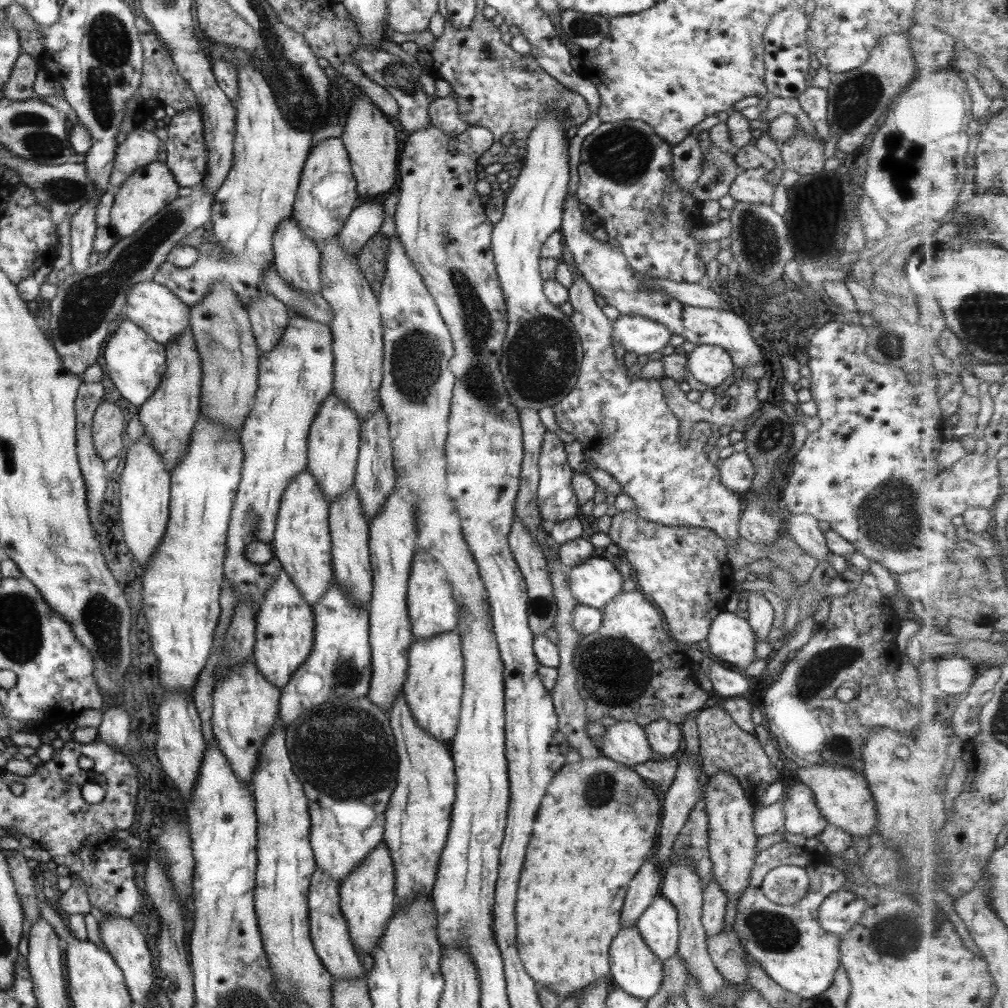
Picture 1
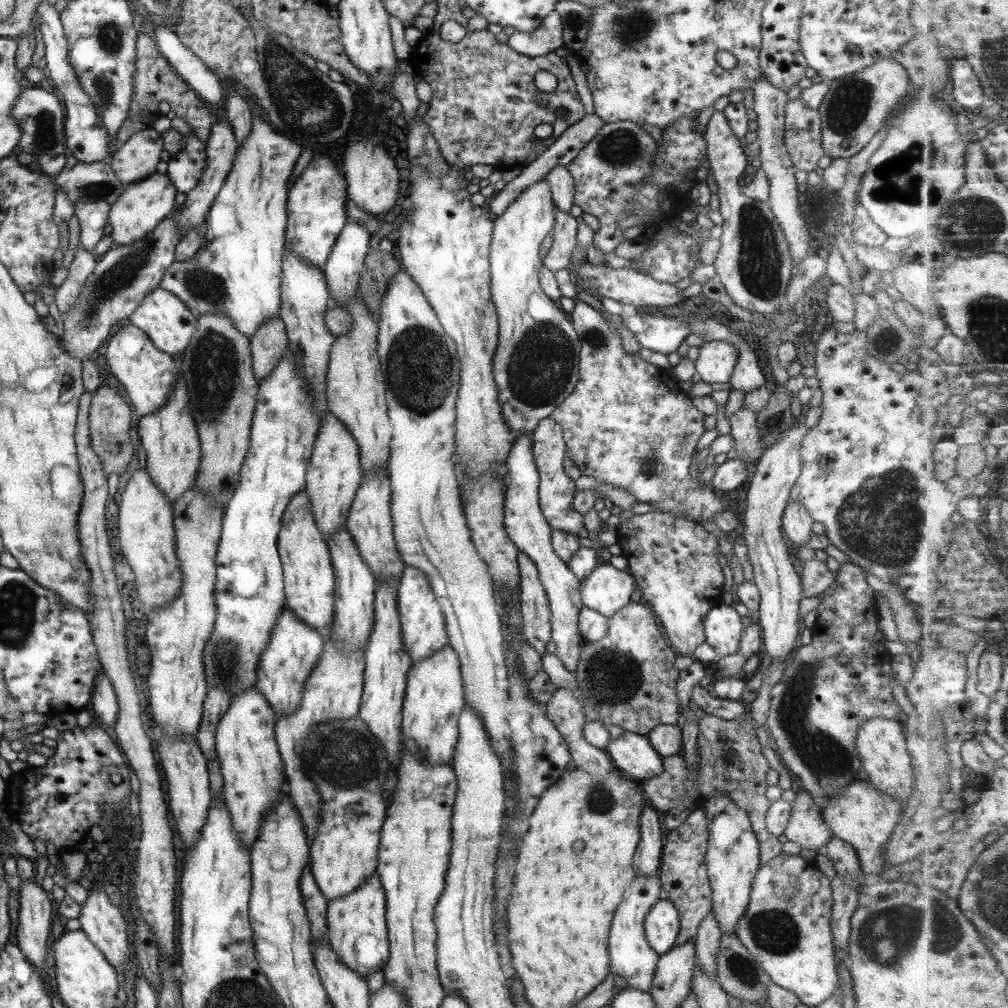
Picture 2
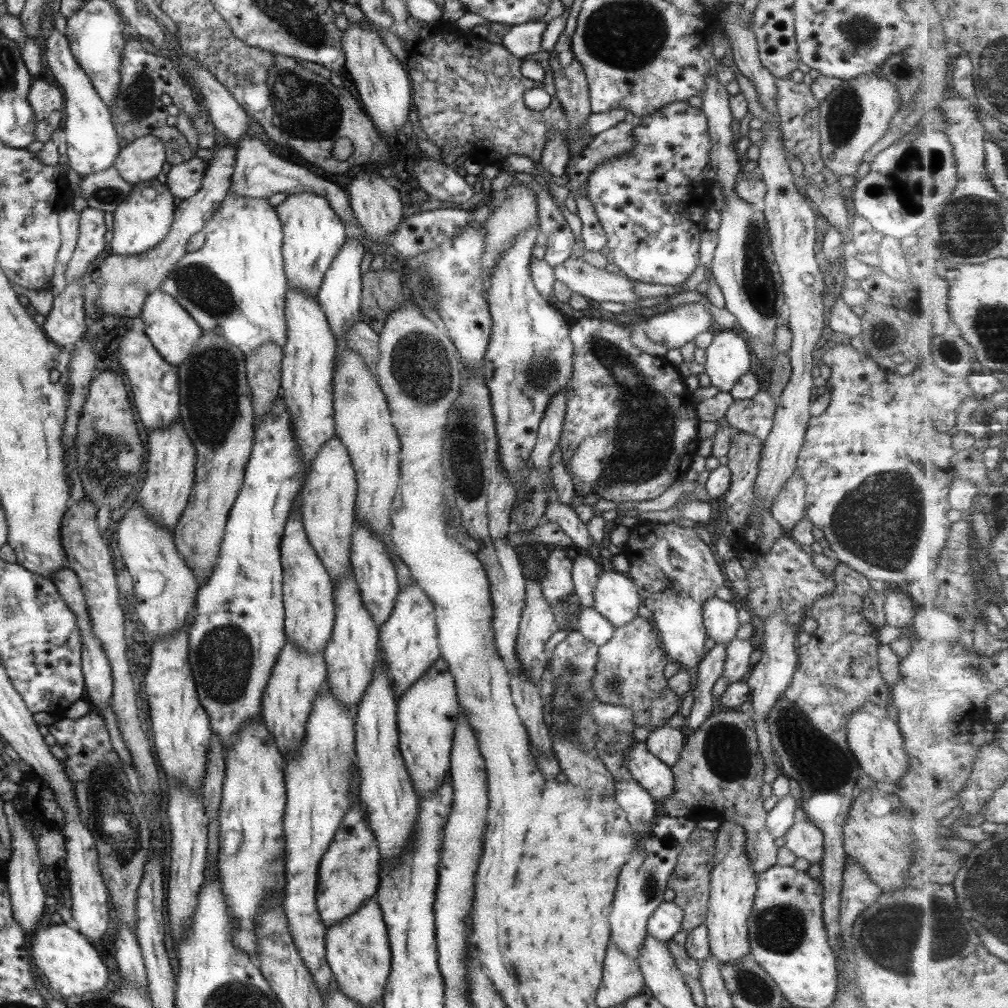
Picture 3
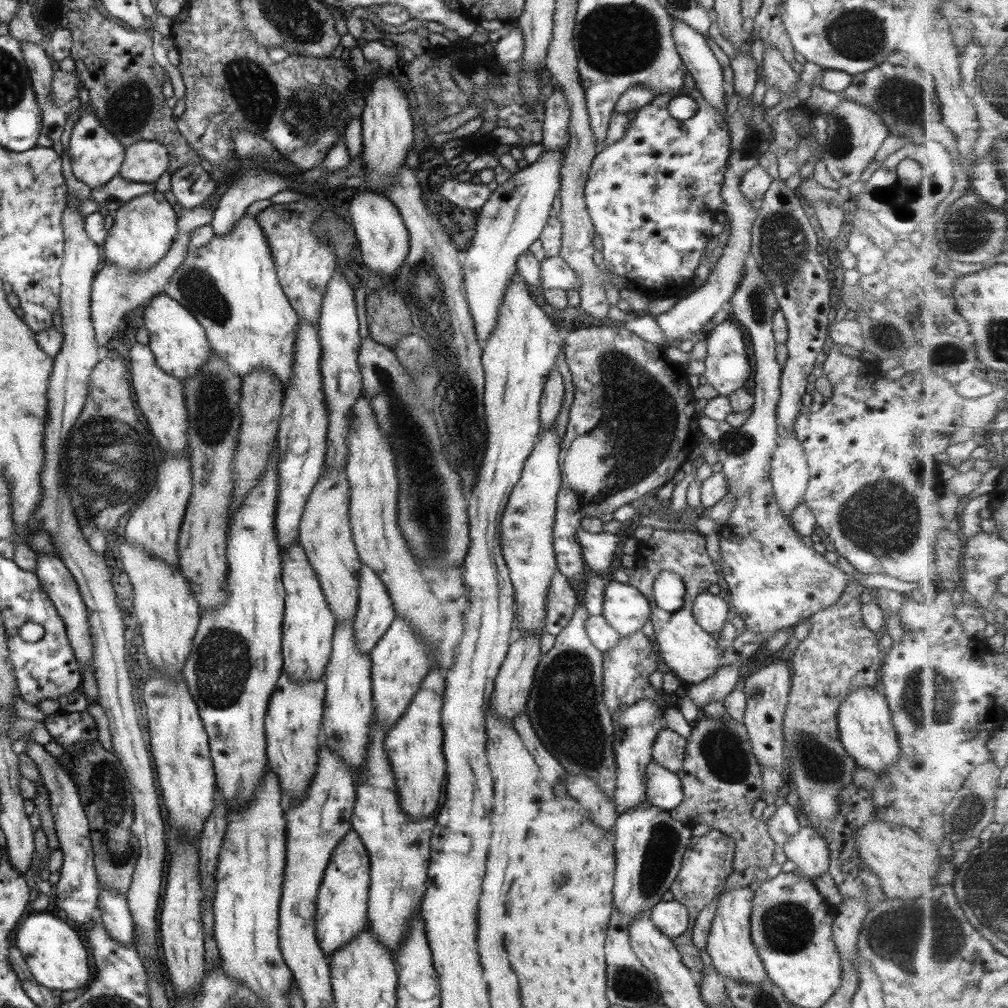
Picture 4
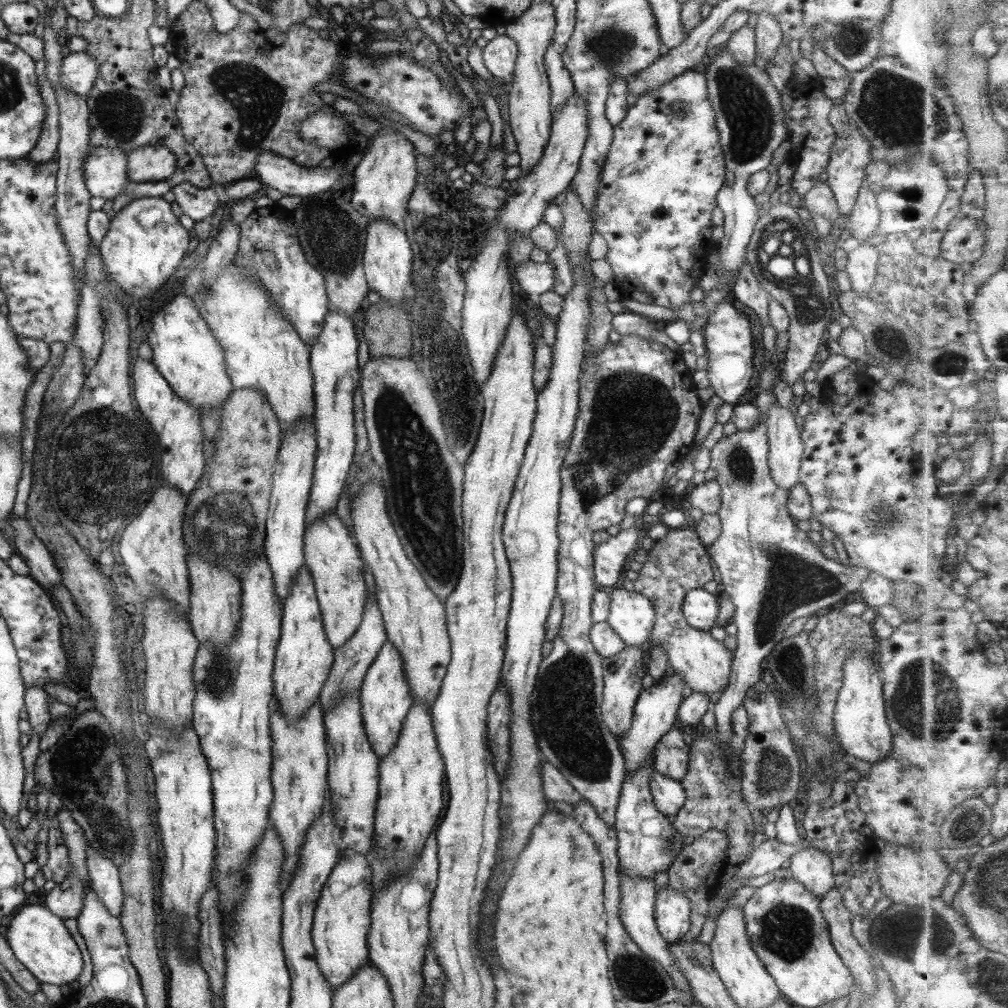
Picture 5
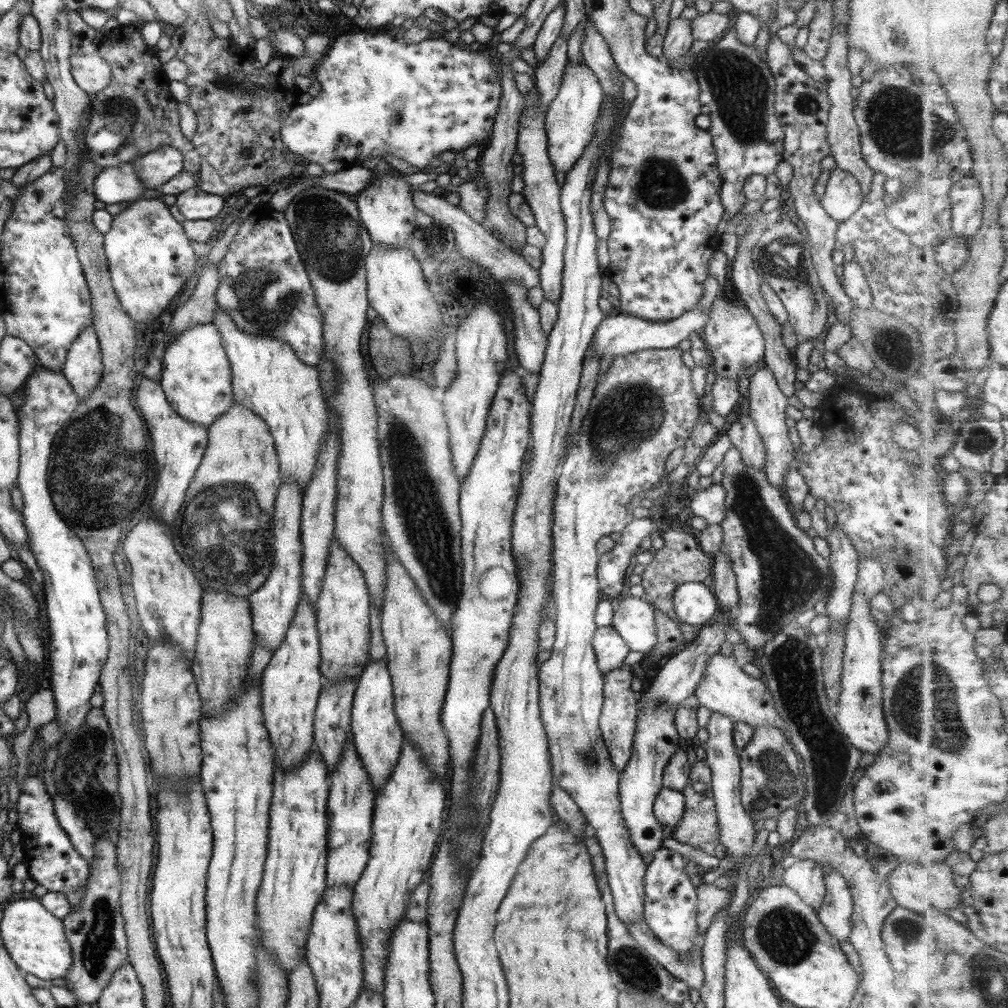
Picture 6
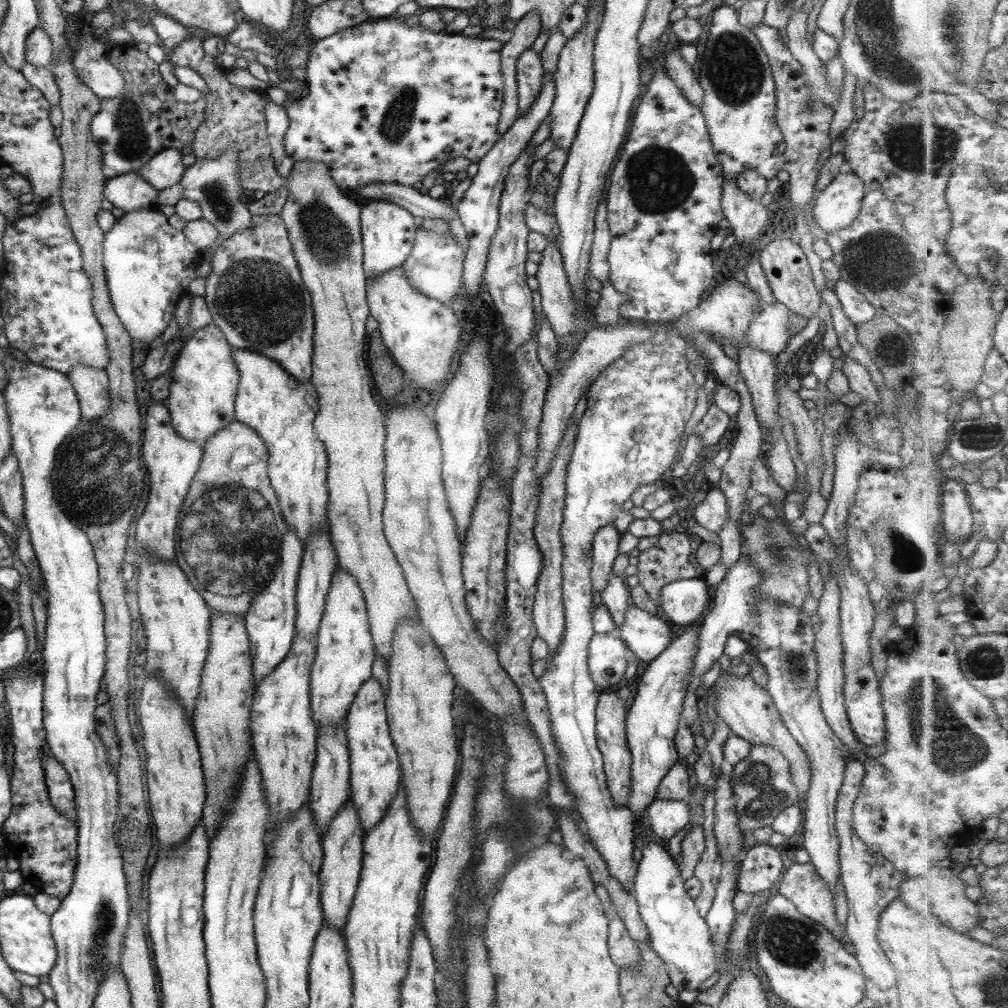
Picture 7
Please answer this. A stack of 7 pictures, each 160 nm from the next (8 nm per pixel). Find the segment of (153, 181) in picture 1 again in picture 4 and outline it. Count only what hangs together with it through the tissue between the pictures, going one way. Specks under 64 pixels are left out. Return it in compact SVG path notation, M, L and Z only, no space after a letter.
M155 188L128 200L114 212L112 226L102 242L102 252L108 264L127 270L146 270L157 264L171 248L177 232L177 214Z

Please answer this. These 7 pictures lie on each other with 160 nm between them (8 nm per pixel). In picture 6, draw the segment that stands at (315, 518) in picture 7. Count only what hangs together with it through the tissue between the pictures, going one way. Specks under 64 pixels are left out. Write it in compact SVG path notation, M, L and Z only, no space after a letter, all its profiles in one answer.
M218 307L212 323L221 335L229 362L234 404L253 412L267 425L281 483L295 483L303 494L315 470L320 444L328 434L326 403L319 388L317 368L303 365L282 340L242 332Z

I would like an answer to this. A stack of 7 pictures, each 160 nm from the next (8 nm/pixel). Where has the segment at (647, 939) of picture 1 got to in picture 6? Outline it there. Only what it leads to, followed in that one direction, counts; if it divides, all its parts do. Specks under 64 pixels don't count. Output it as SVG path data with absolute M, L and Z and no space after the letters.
M664 847L653 852L653 860L647 864L643 879L642 920L663 946L678 956L686 956L696 944L702 944L697 935L696 888L684 871L684 858L673 849Z

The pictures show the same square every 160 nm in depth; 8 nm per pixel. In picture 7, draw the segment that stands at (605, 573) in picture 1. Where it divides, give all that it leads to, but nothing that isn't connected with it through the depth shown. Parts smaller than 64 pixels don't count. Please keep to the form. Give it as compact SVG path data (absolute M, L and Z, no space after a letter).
M632 605L627 609L621 629L615 629L615 634L641 665L661 654L673 638L672 626L664 617Z

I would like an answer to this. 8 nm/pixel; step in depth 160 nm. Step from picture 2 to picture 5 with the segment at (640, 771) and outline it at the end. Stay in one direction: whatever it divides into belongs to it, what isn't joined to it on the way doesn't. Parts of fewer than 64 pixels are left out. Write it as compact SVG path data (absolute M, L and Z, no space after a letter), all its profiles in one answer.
M655 770L650 776L649 790L657 812L667 818L671 819L683 806L684 790L681 783L671 780Z

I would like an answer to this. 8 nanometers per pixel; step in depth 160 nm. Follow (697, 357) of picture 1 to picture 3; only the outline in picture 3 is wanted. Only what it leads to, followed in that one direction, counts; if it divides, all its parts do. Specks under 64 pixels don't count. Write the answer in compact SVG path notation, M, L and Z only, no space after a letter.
M716 329L713 340L705 350L703 377L718 392L730 393L733 385L749 371L749 345L730 329Z

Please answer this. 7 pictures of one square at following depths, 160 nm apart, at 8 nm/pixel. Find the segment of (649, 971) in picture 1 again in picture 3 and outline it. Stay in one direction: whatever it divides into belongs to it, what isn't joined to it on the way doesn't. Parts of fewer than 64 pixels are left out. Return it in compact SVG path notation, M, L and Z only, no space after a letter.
M658 811L650 820L651 826L643 834L633 835L639 836L639 840L633 840L631 844L631 854L627 858L627 862L623 864L623 868L617 874L617 890L613 896L613 908L609 914L609 928L611 928L611 945L615 945L620 953L626 954L627 958L631 958L637 963L638 948L641 946L642 938L646 934L646 922L649 915L657 909L657 906L664 902L663 893L667 889L667 881L673 873L677 855L681 853L681 849L687 843L691 831L696 828L696 822L687 820L683 817L670 817Z

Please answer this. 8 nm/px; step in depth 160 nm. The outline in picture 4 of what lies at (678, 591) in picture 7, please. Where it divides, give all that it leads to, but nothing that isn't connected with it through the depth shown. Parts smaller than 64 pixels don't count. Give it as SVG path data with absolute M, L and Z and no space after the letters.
M707 591L697 594L691 610L695 622L709 634L718 631L728 615L727 604L723 599Z

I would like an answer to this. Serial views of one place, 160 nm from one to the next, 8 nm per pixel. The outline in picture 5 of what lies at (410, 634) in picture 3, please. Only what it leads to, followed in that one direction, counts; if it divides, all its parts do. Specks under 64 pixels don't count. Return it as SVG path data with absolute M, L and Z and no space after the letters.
M388 640L377 651L377 656L366 670L358 690L362 730L367 736L373 754L378 760L385 758L397 742L405 715L412 698L401 670L401 659Z

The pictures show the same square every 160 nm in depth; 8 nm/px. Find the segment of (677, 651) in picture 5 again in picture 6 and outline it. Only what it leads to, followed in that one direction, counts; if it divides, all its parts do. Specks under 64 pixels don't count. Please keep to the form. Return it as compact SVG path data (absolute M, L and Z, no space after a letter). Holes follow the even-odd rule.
M667 529L661 533L664 540L663 547L657 549L652 555L651 562L644 566L640 574L640 585L643 587L644 594L648 602L651 602L653 608L659 609L659 612L674 620L682 632L683 644L688 645L695 638L695 630L691 625L683 624L676 620L673 612L672 594L673 591L684 582L700 582L712 574L712 559L705 556L693 537L685 532L676 529ZM719 653L710 656L693 695L698 700L698 706L705 706L711 713L726 714L730 722L742 722L752 730L758 726L774 726L792 745L786 724L781 720L780 714L777 714L773 697L765 684L760 679L745 674L742 667L735 663L733 656L727 657Z

